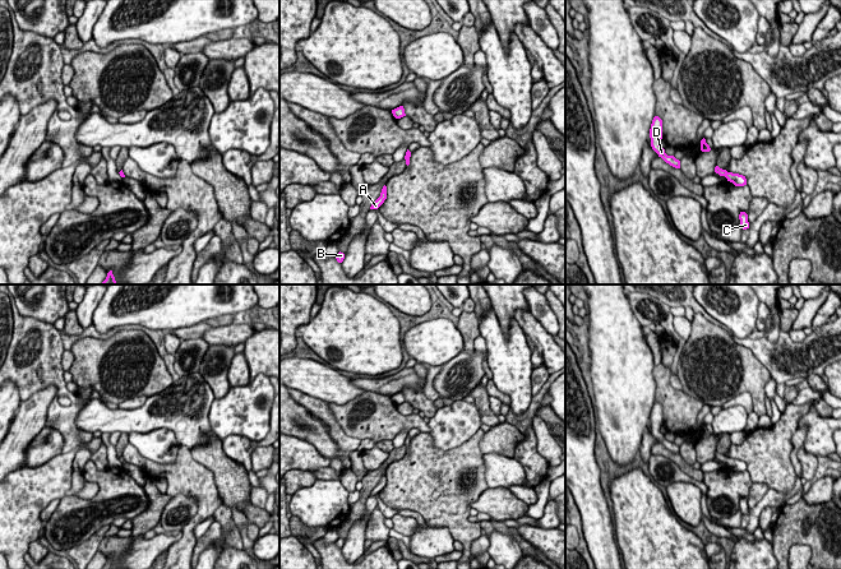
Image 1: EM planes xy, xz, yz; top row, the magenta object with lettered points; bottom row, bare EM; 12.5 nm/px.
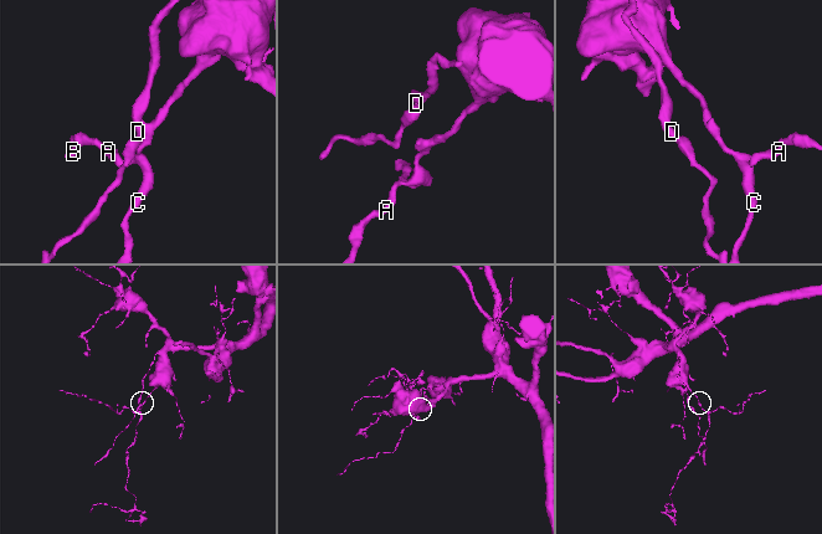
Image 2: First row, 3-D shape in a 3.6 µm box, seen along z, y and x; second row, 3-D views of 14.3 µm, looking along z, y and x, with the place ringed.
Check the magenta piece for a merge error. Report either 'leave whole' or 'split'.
split

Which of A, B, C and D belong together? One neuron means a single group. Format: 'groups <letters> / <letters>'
groups A B C / D

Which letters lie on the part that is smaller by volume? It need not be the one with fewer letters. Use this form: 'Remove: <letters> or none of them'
Remove: A, B, C

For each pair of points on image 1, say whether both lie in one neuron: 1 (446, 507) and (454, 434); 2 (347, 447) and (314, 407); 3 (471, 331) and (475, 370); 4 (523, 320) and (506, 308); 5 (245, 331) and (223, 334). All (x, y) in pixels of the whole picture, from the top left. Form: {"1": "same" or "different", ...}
{"1": "different", "2": "same", "3": "different", "4": "different", "5": "same"}

